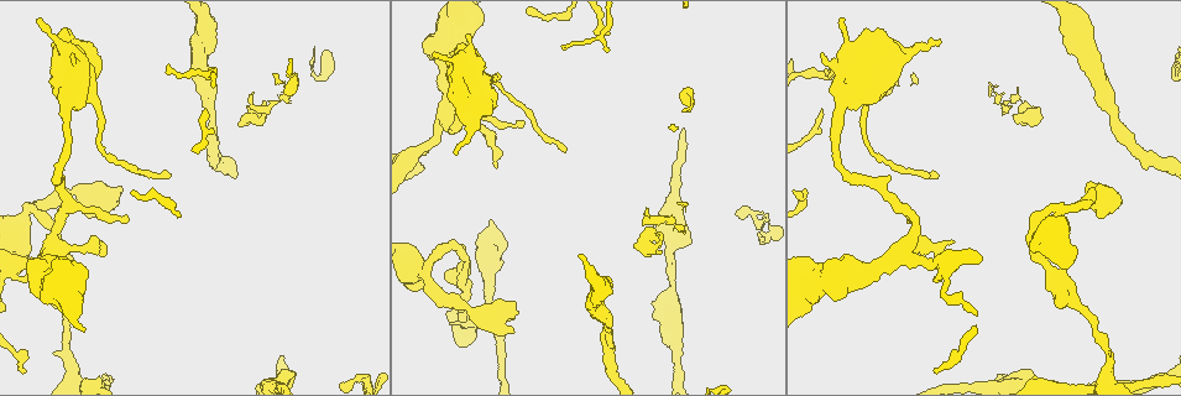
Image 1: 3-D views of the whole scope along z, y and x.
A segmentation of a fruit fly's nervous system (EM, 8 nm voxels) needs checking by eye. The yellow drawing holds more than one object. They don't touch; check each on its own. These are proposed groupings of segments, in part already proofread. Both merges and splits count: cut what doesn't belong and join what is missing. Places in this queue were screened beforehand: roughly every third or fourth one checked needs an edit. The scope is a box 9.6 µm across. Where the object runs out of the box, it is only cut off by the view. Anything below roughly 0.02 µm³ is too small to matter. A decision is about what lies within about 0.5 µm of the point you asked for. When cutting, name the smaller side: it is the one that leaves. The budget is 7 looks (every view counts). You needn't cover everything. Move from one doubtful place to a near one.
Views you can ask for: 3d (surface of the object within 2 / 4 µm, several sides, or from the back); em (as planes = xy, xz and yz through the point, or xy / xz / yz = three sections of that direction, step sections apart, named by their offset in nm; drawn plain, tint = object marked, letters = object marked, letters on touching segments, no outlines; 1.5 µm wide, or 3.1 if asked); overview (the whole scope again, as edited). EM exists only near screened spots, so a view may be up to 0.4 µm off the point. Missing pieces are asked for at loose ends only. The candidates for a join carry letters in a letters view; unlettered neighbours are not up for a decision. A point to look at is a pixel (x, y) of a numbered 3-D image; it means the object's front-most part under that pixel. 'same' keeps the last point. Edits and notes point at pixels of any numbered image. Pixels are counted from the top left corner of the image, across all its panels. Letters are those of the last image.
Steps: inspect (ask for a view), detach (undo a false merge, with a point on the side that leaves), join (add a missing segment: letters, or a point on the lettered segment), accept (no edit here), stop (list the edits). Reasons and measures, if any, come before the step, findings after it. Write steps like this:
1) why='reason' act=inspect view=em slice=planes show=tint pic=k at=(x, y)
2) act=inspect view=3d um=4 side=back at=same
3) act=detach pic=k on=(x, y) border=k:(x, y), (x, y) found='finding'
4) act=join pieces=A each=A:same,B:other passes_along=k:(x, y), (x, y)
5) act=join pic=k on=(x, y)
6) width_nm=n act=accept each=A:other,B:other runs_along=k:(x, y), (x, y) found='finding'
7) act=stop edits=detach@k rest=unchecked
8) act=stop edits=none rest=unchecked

act=inspect view=3d um=4 pic=1 at=(209, 91)

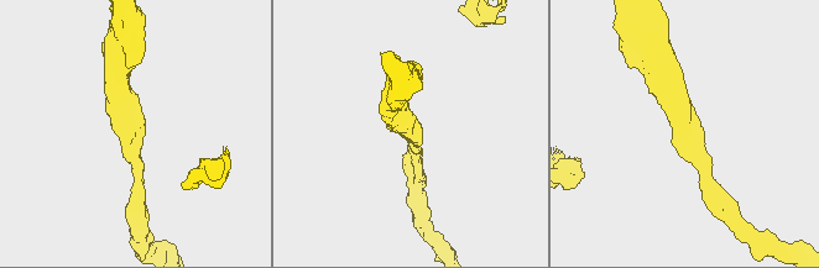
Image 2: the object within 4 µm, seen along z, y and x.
act=inspect view=em slice=planes show=plain pic=2 at=(684, 126)

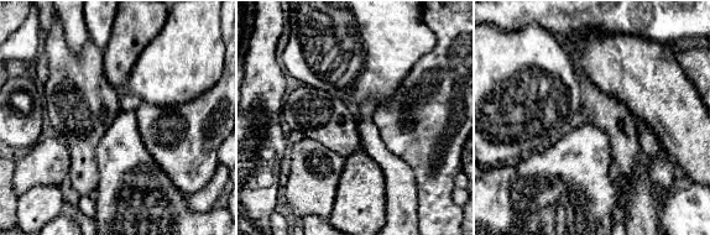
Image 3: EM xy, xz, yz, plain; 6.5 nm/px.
act=inspect view=em slice=planes show=letters at=same

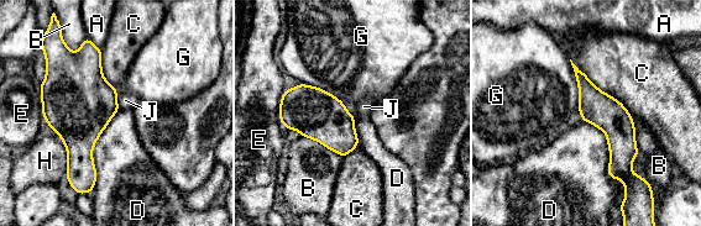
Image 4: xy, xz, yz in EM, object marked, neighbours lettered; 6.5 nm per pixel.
act=accept each=A:other,B:other,C:other,D:other,E:other,G:other,H:other,J:other border=4:(301, 135), (317, 140), (343, 157) found='one neuron here'

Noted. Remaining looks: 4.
why='side arm on a straight run' act=inspect view=em slice=planes show=letters pic=1 at=(20, 261)

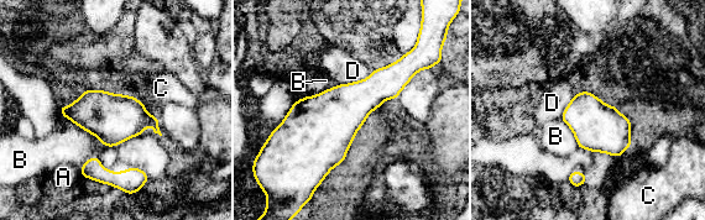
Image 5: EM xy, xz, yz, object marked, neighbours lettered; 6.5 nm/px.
act=accept each=A:other,B:other,C:other,D:other found='continuous, no second neuron'

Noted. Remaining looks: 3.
why='abrupt turn' act=inspect view=em slice=planes show=tint pic=1 at=(422, 271)

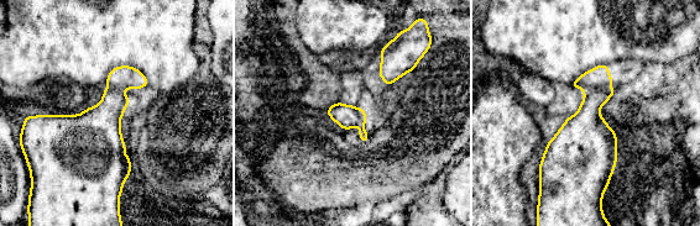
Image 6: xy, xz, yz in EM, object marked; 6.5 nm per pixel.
why='what lies round it' act=inspect view=em slice=planes show=letters at=same

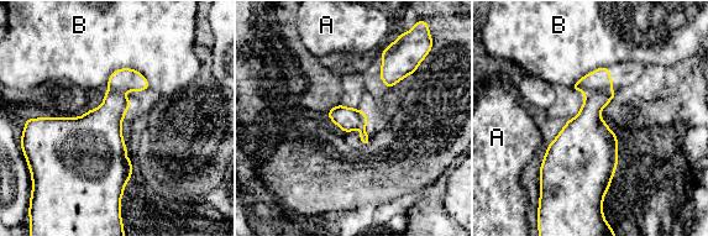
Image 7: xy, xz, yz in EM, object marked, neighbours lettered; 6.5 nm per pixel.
act=detach pic=7 on=(588, 129) each=A:other,B:other border=7:(611, 89), (586, 94) found='a second neuron is stuck on'

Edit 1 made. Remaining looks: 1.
act=stop edits=detach@7 rest=unchecked

